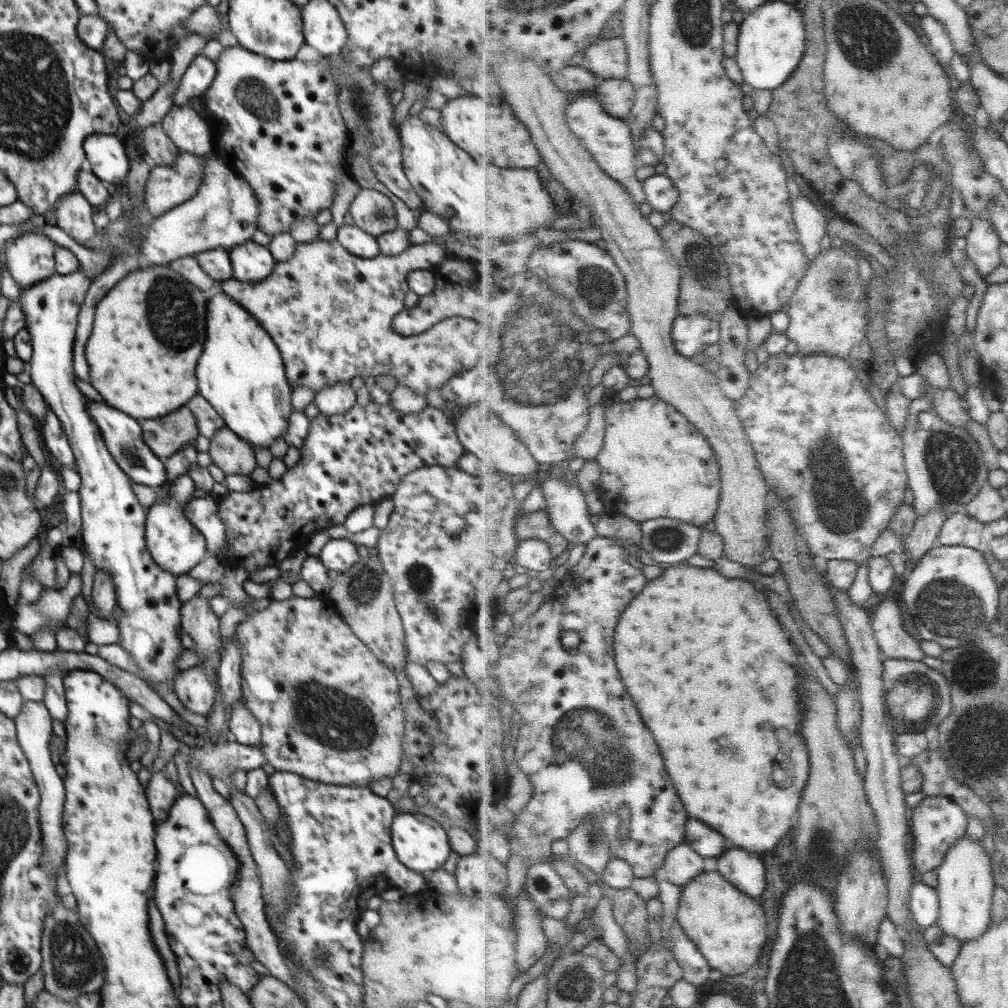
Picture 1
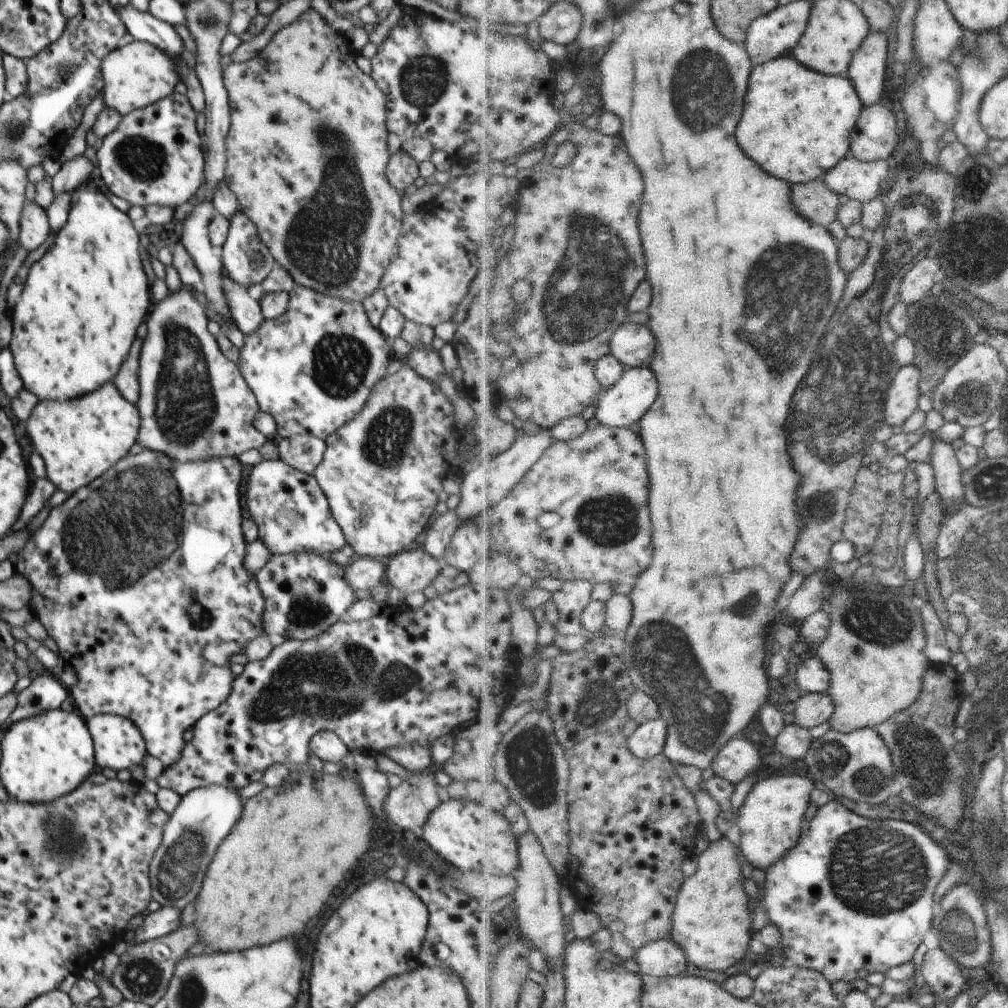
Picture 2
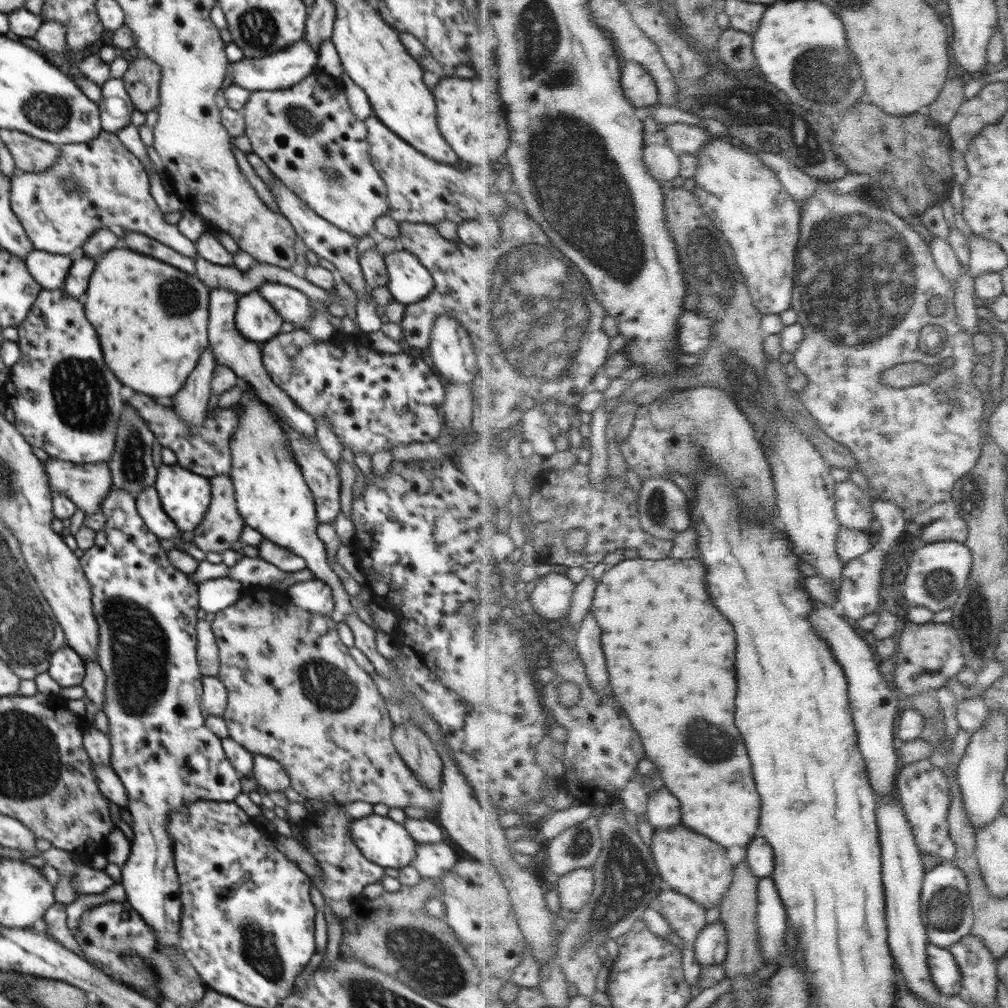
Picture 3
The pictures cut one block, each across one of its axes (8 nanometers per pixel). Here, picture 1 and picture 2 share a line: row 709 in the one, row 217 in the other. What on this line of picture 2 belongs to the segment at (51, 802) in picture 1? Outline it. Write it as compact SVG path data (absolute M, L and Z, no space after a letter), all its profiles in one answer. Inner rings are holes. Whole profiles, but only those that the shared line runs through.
M26 199L20 216L19 246L28 252L32 252L46 242L50 231L46 209L34 200Z

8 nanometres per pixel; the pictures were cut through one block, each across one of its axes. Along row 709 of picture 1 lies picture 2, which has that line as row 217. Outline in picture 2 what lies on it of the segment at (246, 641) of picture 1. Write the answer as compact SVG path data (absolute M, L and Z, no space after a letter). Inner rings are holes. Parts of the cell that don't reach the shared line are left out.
M310 7L304 14L300 14L300 18L294 22L294 24L286 25L283 29L278 30L276 34L272 37L272 40L268 43L268 46L265 46L260 52L246 62L240 63L231 63L228 66L224 67L224 86L228 90L229 96L229 106L230 106L230 118L231 125L230 130L226 136L226 168L224 170L224 178L228 188L233 190L238 198L240 209L252 220L252 222L258 228L258 236L260 240L268 247L270 254L276 260L276 263L286 268L290 272L290 276L294 278L296 285L306 286L306 288L314 289L316 292L322 292L322 294L328 294L328 296L334 296L334 298L340 298L340 300L348 300L349 302L363 302L363 300L374 294L380 286L380 281L382 276L384 276L384 271L386 270L390 260L393 258L393 251L396 250L396 244L400 236L400 230L402 230L403 218L405 217L404 212L402 212L402 200L401 195L396 189L390 186L388 178L386 178L386 167L390 158L390 152L388 152L388 135L389 132L386 128L386 113L387 108L387 95L382 85L379 85L370 74L364 74L355 61L355 52L353 52L350 40L342 33L336 32L328 22L324 19L320 12L317 12L316 9Z

